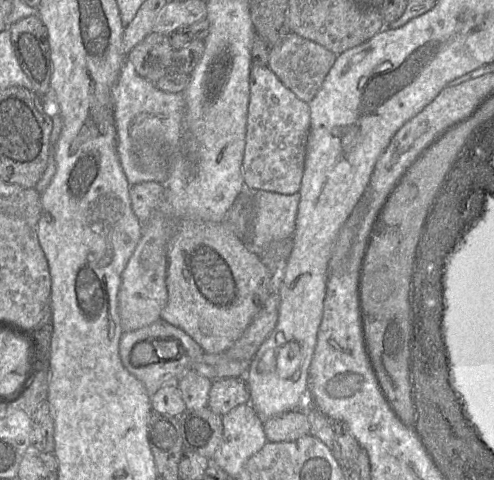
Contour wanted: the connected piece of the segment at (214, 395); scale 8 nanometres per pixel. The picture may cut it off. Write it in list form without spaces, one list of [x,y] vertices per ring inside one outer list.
[[[244,378],[212,380],[207,408],[224,416],[242,404],[250,404],[250,391]]]

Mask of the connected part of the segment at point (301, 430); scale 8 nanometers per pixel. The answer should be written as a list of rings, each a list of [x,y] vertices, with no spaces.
[[[301,410],[290,411],[263,421],[263,429],[268,442],[292,442],[310,435],[310,424]]]

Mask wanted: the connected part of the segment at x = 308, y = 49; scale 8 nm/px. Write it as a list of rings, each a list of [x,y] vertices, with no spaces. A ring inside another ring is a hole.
[[[289,33],[269,49],[267,67],[272,70],[280,81],[300,100],[309,103],[318,93],[336,58],[336,54],[320,44],[294,33]]]

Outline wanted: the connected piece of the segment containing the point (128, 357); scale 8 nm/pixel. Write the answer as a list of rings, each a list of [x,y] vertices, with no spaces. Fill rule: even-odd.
[[[163,320],[134,331],[123,332],[119,342],[119,356],[124,367],[143,383],[150,398],[163,386],[177,385],[181,377],[190,371],[194,361],[204,354],[203,349],[186,332]],[[168,341],[175,341],[169,353],[165,357],[157,357],[156,343]],[[178,352],[181,357],[174,364],[164,364],[164,360],[174,359]]]

